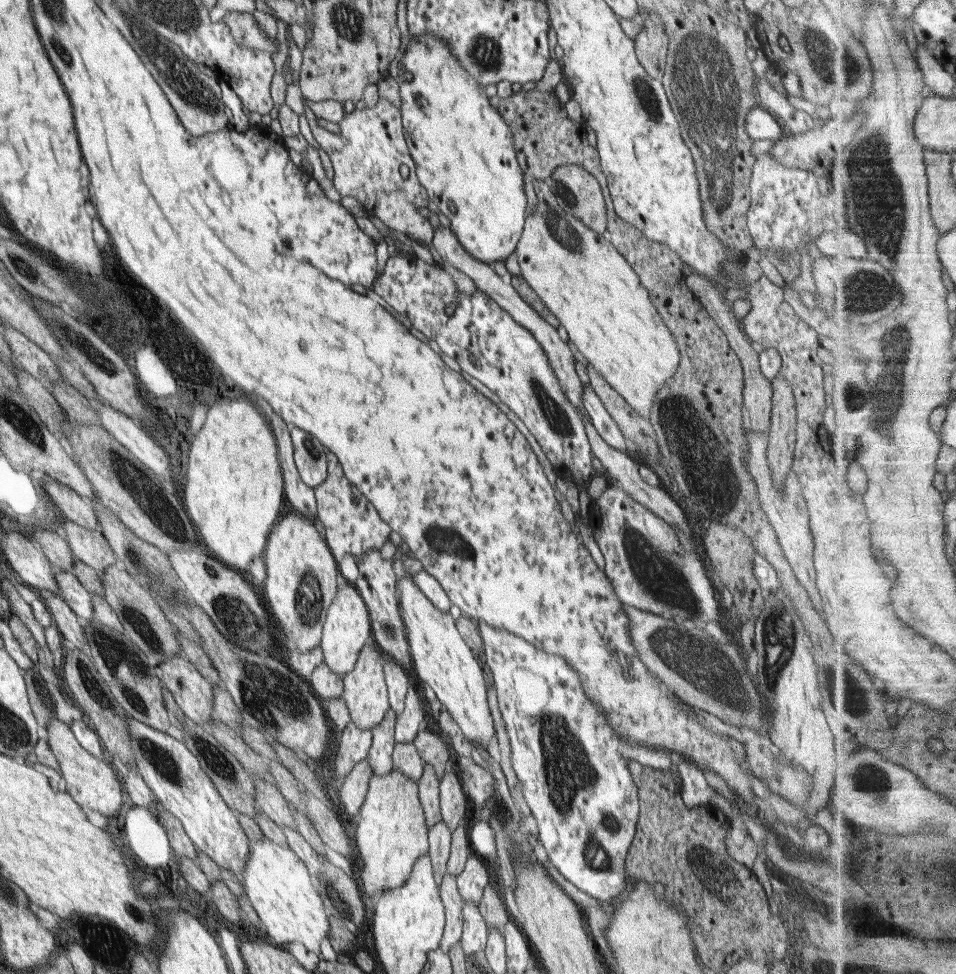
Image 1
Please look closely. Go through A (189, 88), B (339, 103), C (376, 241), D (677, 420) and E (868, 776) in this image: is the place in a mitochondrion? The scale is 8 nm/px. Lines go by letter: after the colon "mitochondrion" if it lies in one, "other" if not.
A: mitochondrion
B: other
C: other
D: mitochondrion
E: mitochondrion

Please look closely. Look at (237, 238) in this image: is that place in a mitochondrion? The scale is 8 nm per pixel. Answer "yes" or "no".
no

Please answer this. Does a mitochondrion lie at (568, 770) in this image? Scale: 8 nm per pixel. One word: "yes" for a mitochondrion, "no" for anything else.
yes

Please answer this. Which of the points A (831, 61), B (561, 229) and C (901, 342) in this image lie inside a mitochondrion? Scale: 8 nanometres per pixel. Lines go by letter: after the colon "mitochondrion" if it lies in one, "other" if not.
A: mitochondrion
B: mitochondrion
C: mitochondrion

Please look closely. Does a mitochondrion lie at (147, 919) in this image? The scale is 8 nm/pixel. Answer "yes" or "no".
yes

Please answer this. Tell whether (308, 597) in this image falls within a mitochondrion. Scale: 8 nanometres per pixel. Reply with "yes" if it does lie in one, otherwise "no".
yes

